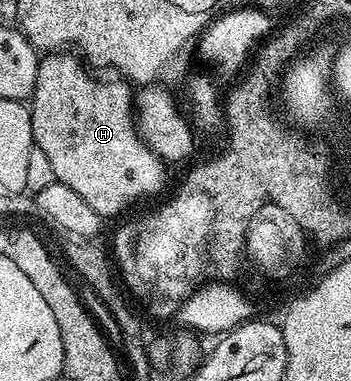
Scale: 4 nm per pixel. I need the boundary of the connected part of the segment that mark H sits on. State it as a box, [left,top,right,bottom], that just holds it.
[30,53,166,217]

